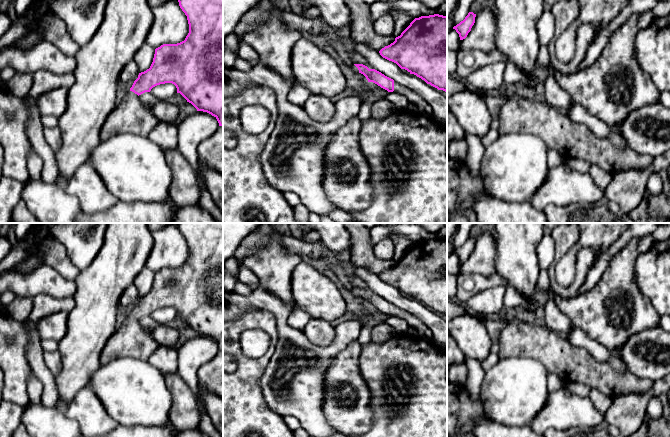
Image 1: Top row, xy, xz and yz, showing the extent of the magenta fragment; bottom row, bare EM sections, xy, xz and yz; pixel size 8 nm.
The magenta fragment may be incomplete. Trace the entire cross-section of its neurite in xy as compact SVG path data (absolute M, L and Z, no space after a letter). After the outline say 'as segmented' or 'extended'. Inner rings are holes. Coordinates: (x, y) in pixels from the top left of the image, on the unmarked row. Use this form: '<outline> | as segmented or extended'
M178 223L178 226L187 240L188 259L180 267L163 268L155 273L150 292L139 297L130 314L107 340L101 351L101 365L122 357L147 361L159 345L151 331L140 326L139 320L165 307L174 308L177 317L197 335L211 338L223 350L223 223Z | extended

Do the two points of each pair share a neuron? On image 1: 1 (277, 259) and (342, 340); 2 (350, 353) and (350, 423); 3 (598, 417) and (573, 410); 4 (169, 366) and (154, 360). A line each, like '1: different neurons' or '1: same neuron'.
1: different neurons
2: same neuron
3: same neuron
4: same neuron

